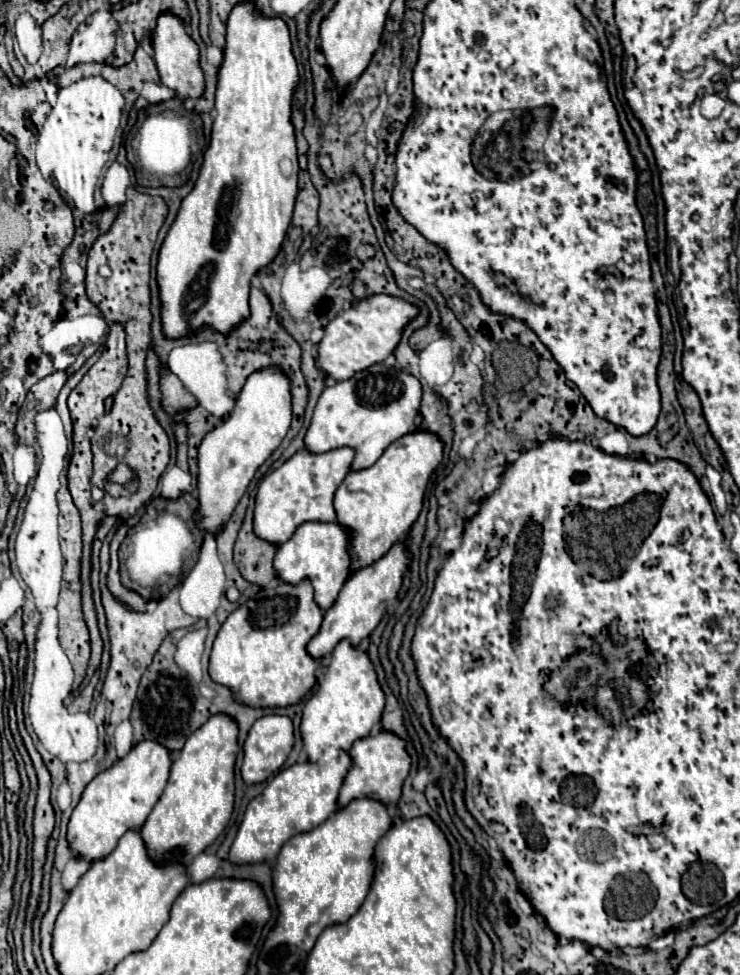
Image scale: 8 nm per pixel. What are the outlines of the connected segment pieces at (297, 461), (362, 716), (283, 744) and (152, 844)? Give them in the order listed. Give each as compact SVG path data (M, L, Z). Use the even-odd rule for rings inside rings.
M344 446L344 448L336 448L324 454L312 454L308 450L298 450L290 460L286 460L280 468L276 468L274 472L270 472L268 476L264 476L264 480L260 482L258 494L256 494L256 508L254 508L254 530L258 538L264 538L266 542L276 542L276 544L284 544L292 538L292 534L296 532L296 528L304 522L336 522L336 510L334 510L334 492L338 490L340 482L344 480L344 476L350 472L352 468L352 460L354 460L354 450Z
M342 640L330 656L324 680L318 684L318 690L306 700L304 706L300 732L308 760L318 762L330 744L336 744L342 750L350 750L356 738L368 736L372 726L380 722L384 702L386 698L378 684L378 676L368 652L360 650L348 640Z
M268 714L268 716L258 718L244 742L244 764L242 764L244 782L254 784L254 782L264 782L266 778L274 776L280 770L280 766L286 762L292 746L294 746L294 724L290 716Z
M228 714L210 716L210 720L204 726L200 726L198 730L194 730L188 736L188 742L178 752L178 756L172 764L168 786L164 788L160 800L156 802L156 806L152 808L150 816L146 818L146 822L140 830L144 844L148 846L148 852L154 858L170 862L170 850L182 848L184 852L182 852L182 856L178 856L178 860L182 860L184 864L190 864L190 860L196 854L200 854L206 846L210 846L224 832L224 828L232 816L232 808L234 808L234 762L236 762L236 754L238 754L238 724Z

